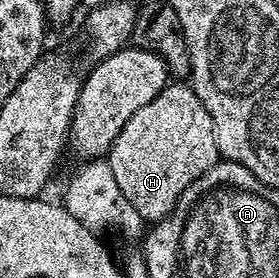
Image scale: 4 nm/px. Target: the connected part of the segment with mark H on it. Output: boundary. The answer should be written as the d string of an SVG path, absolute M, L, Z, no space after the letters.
M186 83L167 84L152 103L144 103L124 123L124 131L116 135L108 154L117 186L146 223L167 217L182 192L219 159L212 115L208 115L204 103L200 103L193 88Z

